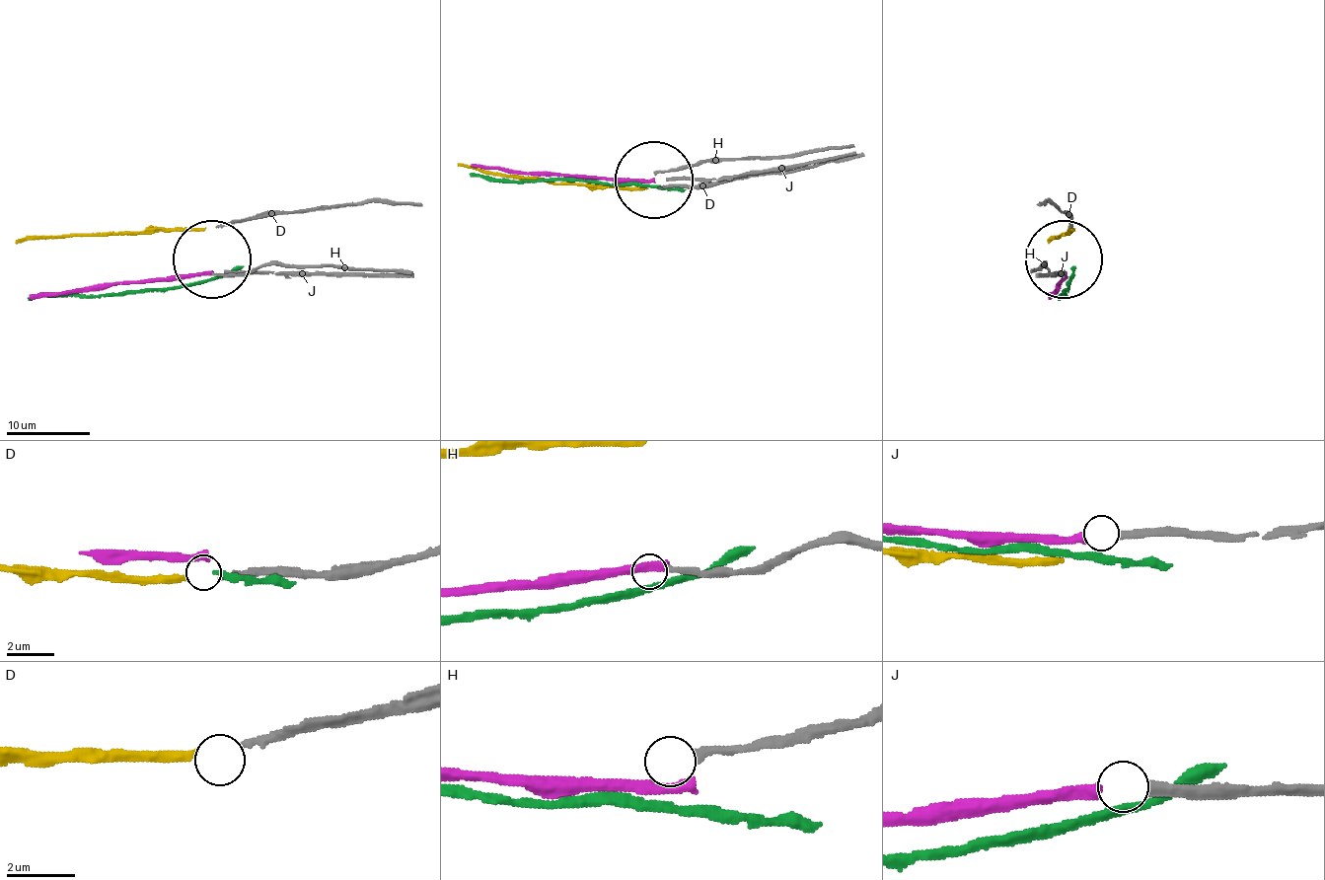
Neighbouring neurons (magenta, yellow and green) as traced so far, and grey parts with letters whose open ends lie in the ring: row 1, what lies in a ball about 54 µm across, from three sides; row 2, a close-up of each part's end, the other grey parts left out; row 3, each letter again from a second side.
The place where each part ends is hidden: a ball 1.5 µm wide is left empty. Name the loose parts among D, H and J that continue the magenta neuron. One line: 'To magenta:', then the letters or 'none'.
To magenta: J

